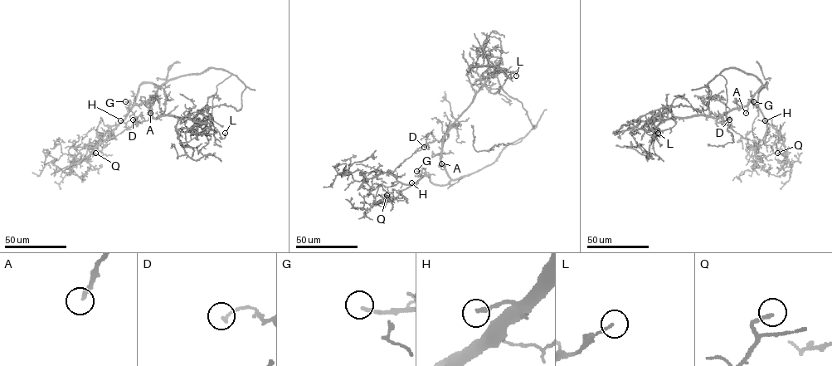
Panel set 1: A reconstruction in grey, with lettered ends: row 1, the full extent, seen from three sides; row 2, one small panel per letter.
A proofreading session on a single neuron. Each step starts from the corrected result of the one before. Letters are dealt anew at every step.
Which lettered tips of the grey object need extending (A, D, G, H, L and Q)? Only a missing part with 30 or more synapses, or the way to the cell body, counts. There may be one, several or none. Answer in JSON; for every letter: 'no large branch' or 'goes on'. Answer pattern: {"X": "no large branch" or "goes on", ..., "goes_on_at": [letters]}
{"A": "goes on", "D": "no large branch", "G": "goes on", "H": "goes on", "L": "no large branch", "Q": "no large branch", "goes_on_at": ["A", "G", "H"]}

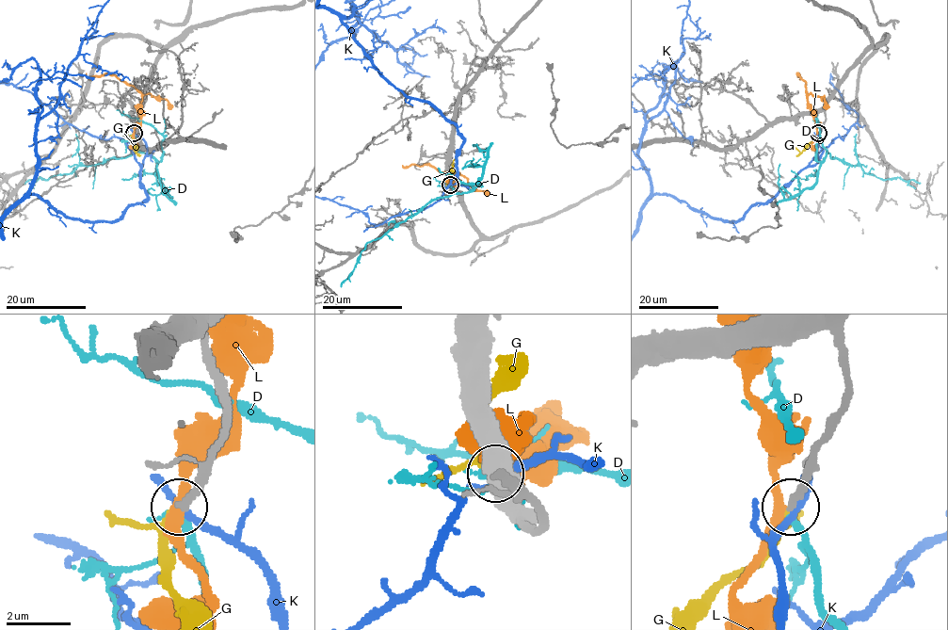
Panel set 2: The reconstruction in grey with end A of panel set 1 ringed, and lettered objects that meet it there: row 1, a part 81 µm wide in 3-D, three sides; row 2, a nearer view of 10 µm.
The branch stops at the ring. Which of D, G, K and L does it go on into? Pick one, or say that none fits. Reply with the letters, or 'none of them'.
G

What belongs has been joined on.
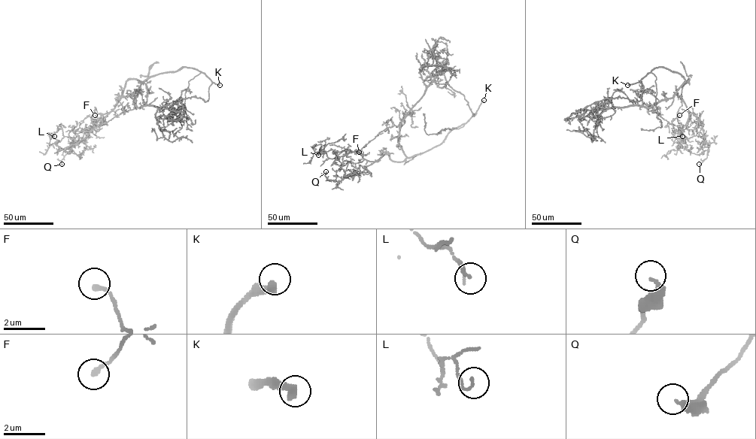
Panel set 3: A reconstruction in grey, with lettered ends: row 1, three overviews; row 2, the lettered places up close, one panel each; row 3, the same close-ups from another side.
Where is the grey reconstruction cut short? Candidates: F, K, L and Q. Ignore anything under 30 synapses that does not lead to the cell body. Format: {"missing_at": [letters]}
{"missing_at": ["K"]}

